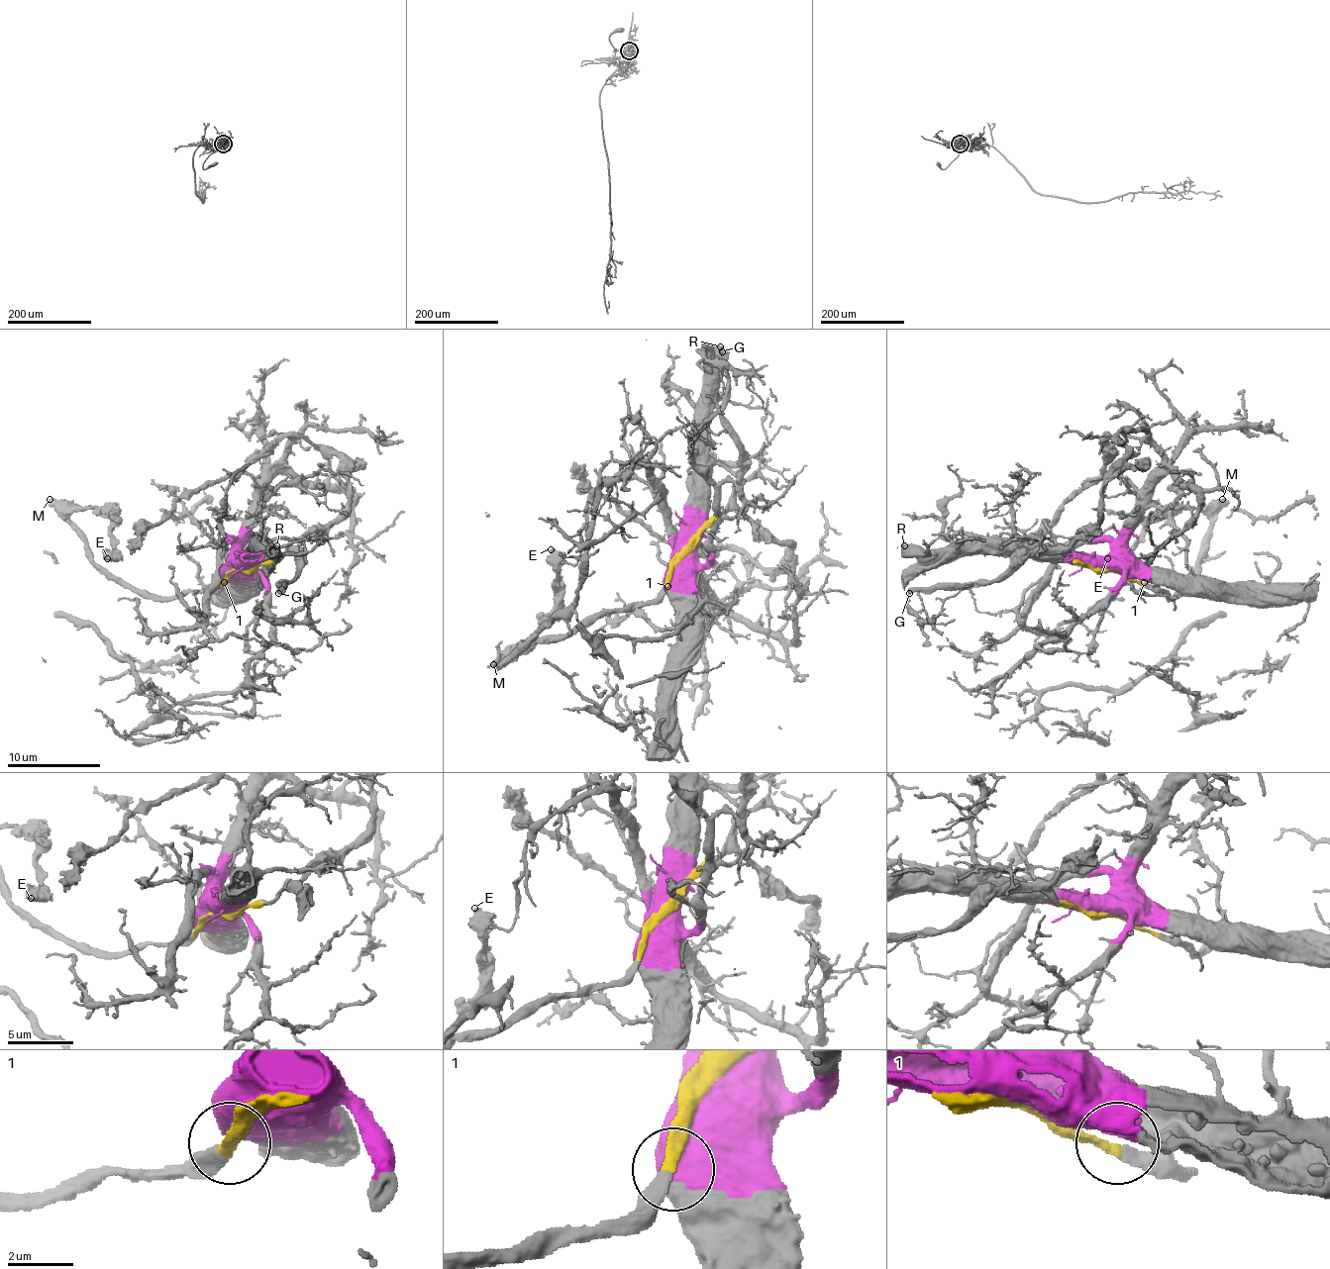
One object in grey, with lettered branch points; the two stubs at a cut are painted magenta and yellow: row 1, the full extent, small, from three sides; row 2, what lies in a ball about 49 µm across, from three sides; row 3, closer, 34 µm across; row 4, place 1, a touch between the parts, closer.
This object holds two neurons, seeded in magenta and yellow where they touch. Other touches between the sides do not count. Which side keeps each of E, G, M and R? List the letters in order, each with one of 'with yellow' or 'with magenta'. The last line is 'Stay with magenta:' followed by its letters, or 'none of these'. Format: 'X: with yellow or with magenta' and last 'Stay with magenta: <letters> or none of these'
E: with yellow
G: with yellow
M: with yellow
R: with magenta
Stay with magenta: R

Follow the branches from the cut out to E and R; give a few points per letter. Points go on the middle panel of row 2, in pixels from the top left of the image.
E: (686, 550), (654, 600), (593, 614), (564, 634), (547, 634), (514, 653), (558, 597), (551, 548)
R: (686, 550), (686, 530), (693, 509), (693, 481), (702, 462), (702, 388), (721, 345)

